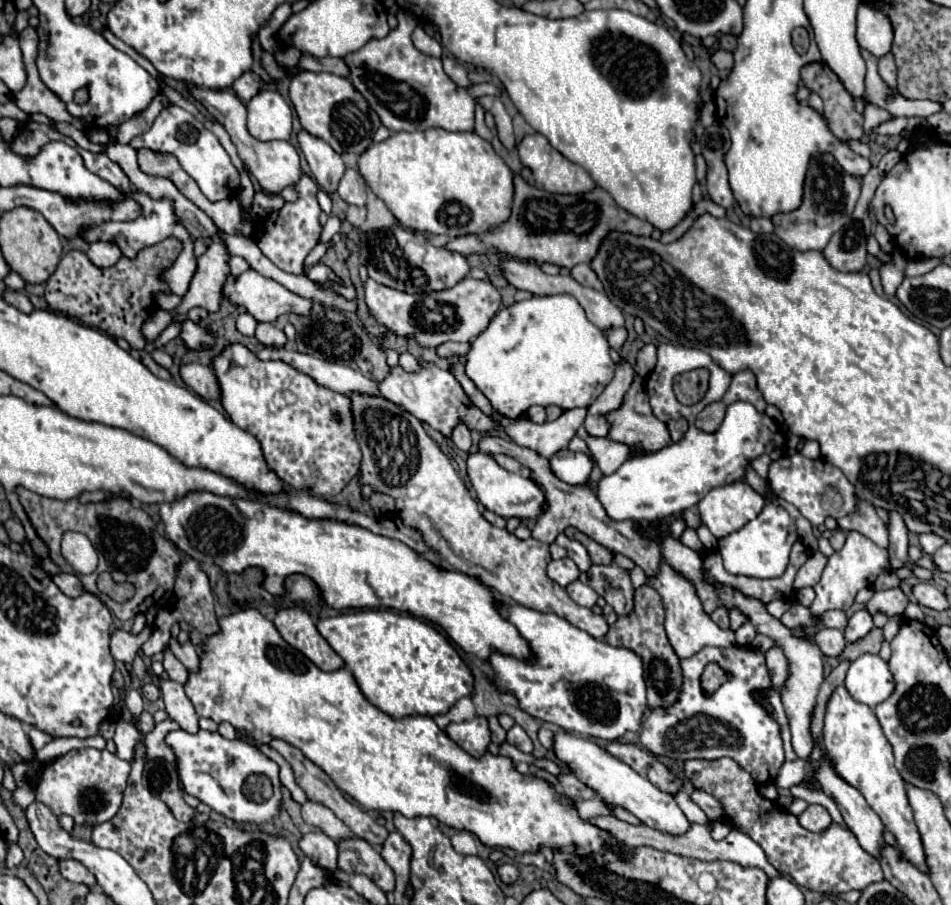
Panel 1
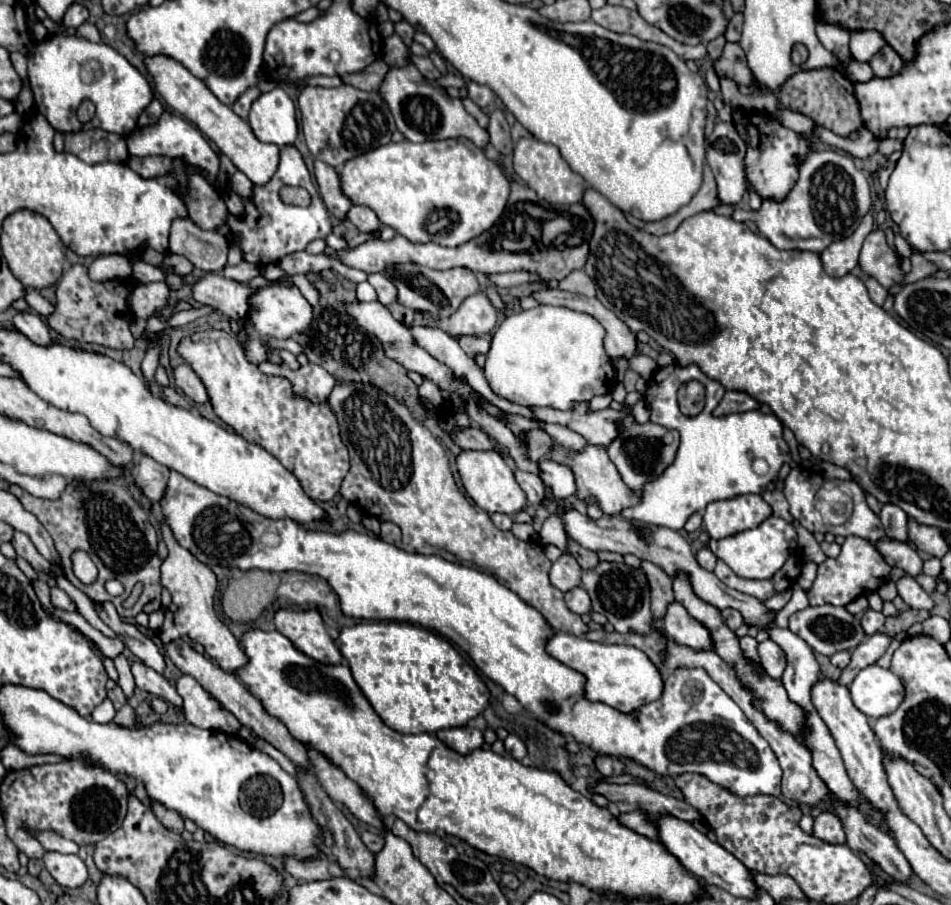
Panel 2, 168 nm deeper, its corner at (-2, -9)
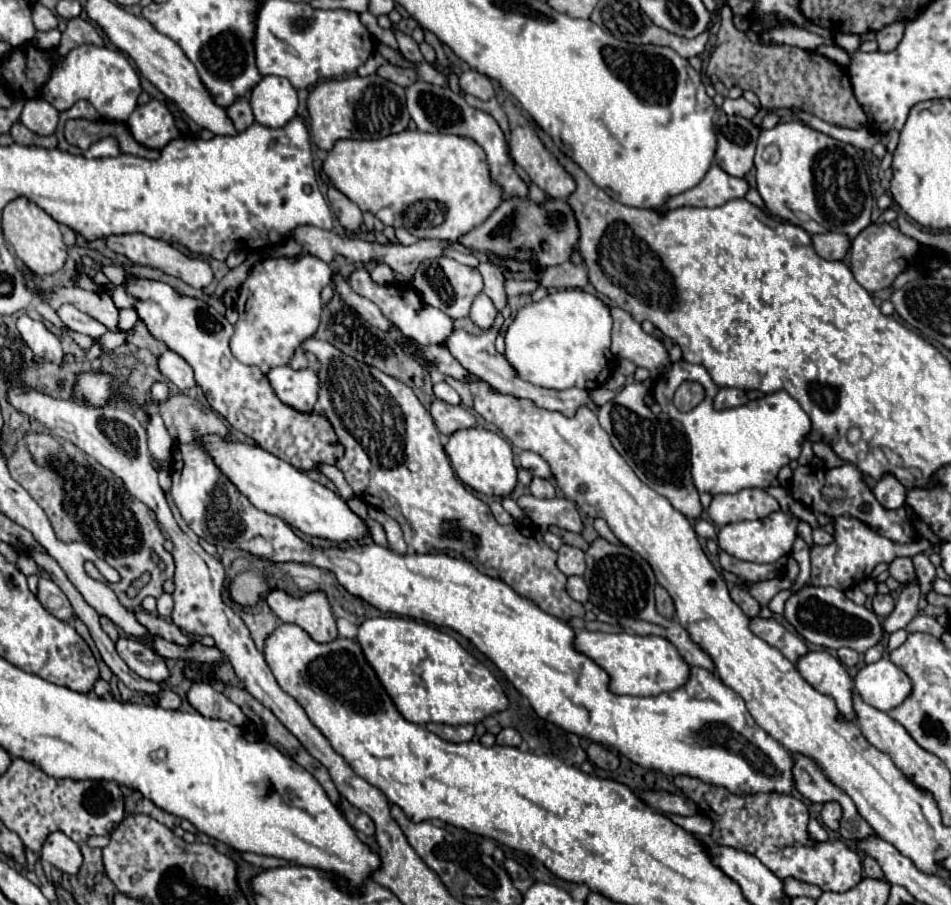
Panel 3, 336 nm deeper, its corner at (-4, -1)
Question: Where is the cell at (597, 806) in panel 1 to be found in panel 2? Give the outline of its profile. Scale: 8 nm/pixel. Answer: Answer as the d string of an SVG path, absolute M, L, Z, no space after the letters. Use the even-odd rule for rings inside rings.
M638 811L620 813L620 815L618 815L618 821L620 821L624 827L628 827L628 829L632 829L632 831L636 831L636 833L640 833L640 835L656 841L656 839L658 839L658 831L656 831L656 827L654 827L648 819L650 819L648 815L642 815L642 813L638 813Z

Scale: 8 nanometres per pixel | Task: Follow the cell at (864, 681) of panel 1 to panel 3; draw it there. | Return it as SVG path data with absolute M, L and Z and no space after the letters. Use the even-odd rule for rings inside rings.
M890 659L864 665L856 679L856 691L874 709L890 711L898 707L912 691L908 675L898 669Z

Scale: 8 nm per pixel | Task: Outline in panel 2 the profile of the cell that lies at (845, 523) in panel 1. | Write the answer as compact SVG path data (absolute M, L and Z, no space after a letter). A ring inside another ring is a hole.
M884 537L882 541L876 541L874 547L878 549L878 553L882 553L884 561L890 567L898 567L912 577L922 573L922 559L916 553L916 549L912 549L908 543L898 543L898 541Z

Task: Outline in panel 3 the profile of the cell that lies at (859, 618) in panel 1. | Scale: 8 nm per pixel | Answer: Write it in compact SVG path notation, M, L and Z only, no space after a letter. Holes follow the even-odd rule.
M876 595L874 597L874 613L880 617L888 617L894 609L894 597L892 595Z

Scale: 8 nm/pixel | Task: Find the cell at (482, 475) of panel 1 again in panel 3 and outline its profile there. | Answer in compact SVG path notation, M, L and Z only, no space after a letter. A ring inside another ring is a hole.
M470 427L470 429L460 429L452 433L444 445L444 451L460 477L462 483L472 487L474 491L486 493L486 495L500 495L506 497L516 485L516 465L514 465L514 453L510 443L500 437L494 431L482 429L482 427Z

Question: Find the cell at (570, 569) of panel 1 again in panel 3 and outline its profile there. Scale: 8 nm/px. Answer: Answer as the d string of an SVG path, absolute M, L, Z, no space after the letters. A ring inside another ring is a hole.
M562 545L558 549L558 569L564 575L584 575L586 563L584 563L584 551L578 547Z

